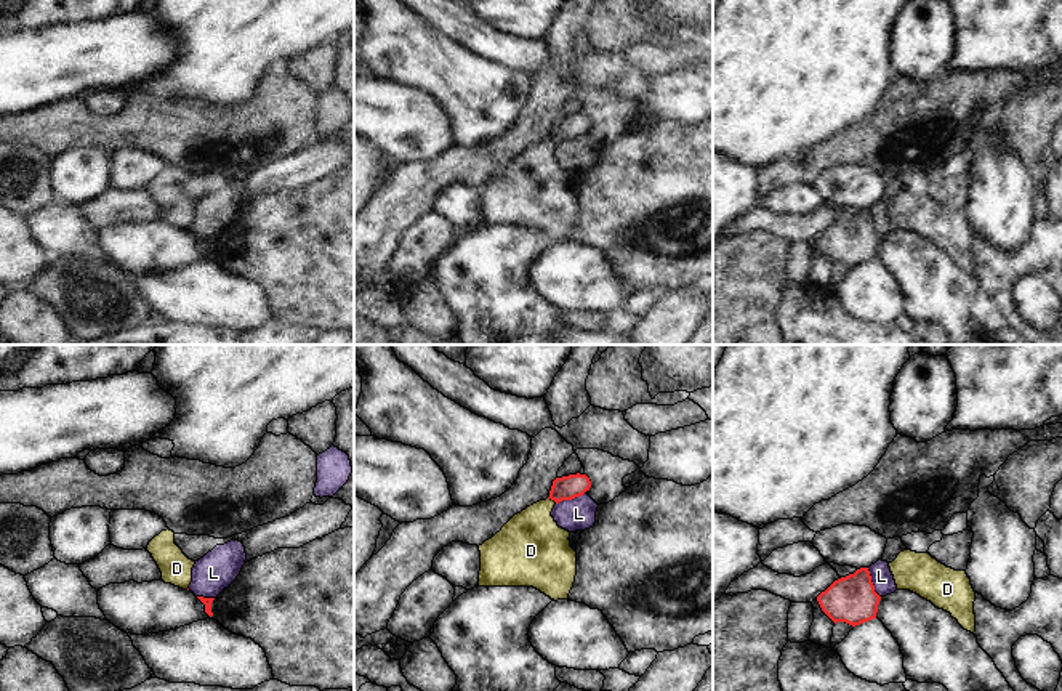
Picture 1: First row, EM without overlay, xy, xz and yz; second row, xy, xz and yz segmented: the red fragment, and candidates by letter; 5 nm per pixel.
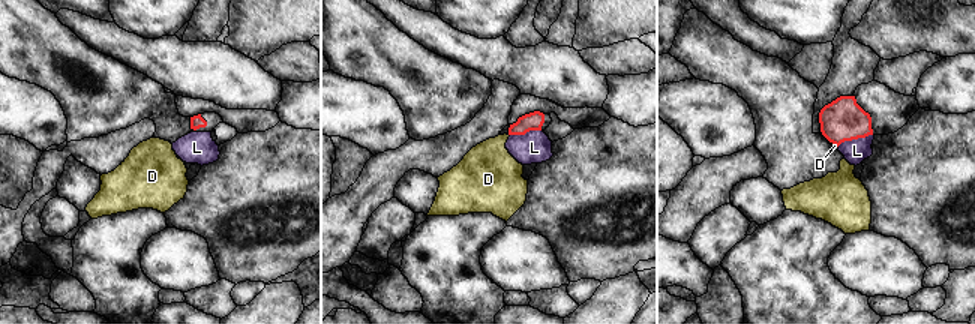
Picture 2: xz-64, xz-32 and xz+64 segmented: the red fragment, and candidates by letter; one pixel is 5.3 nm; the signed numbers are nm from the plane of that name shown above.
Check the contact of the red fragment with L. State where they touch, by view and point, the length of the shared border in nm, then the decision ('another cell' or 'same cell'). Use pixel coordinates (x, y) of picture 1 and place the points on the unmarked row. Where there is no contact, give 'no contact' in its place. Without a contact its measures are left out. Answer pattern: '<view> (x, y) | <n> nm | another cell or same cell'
yz (872, 223) | 170 nm | another cell

